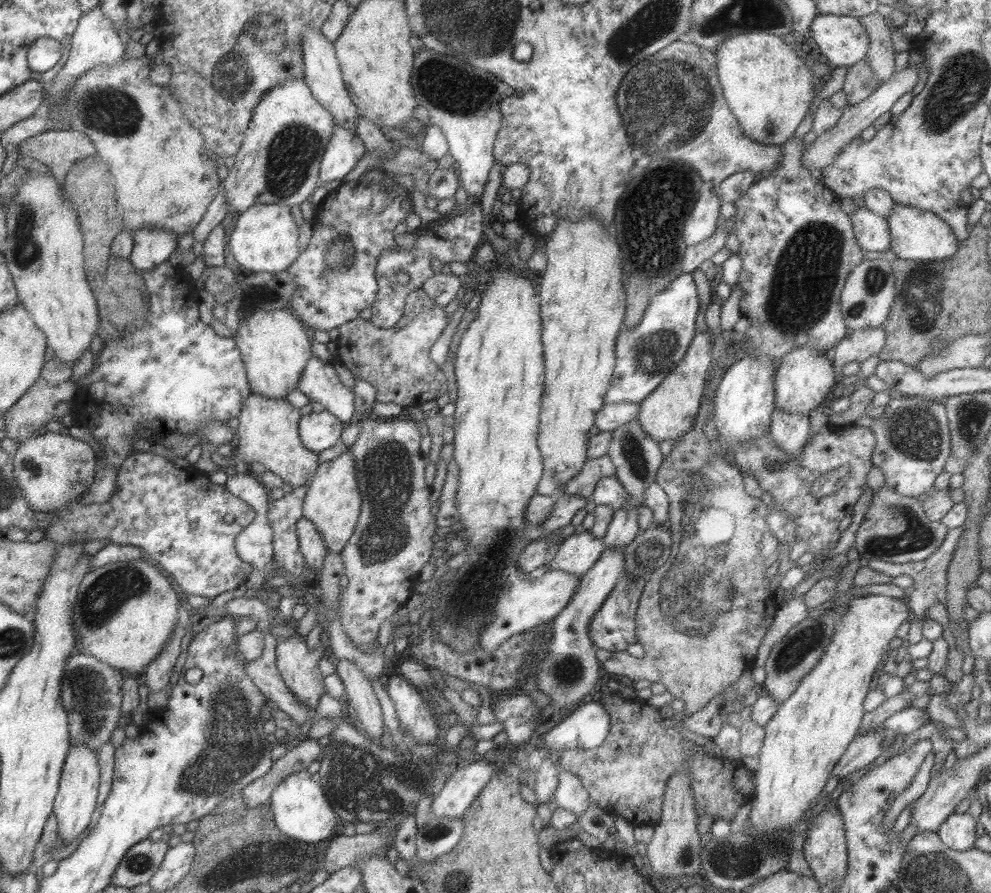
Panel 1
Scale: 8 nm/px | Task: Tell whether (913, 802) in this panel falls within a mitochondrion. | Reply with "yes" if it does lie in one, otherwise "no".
no

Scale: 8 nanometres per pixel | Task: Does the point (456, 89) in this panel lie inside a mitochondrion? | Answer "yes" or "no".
yes

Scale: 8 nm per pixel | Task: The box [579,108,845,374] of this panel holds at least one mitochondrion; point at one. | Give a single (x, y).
(650, 215)

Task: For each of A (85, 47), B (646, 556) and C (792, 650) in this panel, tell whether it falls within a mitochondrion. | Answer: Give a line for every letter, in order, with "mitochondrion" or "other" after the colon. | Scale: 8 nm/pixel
A: other
B: mitochondrion
C: mitochondrion

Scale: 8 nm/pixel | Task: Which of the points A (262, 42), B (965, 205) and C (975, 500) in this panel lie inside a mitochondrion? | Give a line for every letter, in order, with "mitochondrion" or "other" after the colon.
A: mitochondrion
B: other
C: other

